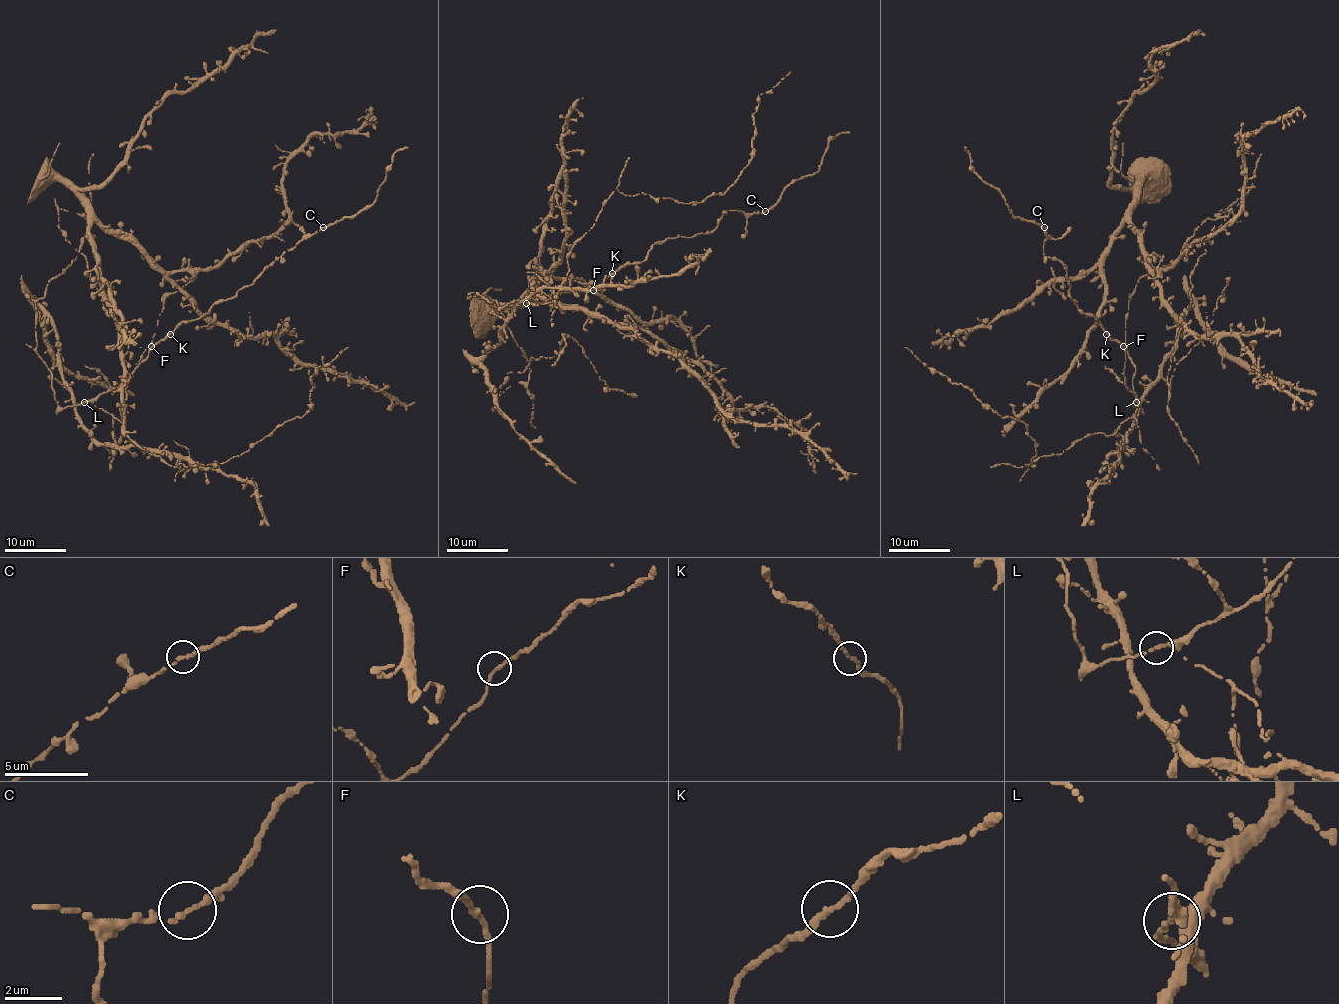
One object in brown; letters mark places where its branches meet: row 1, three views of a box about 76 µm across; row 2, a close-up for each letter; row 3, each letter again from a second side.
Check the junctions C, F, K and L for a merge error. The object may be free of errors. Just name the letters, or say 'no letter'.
no letter

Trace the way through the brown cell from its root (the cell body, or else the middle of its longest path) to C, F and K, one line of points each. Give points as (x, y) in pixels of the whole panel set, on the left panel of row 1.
C: (84, 402), (120, 385), (157, 341), (231, 298), (284, 252), (323, 227)
F: (84, 402), (95, 400), (120, 385), (148, 355), (151, 346)
K: (84, 402), (95, 400), (120, 385), (148, 355), (148, 351), (170, 334)

